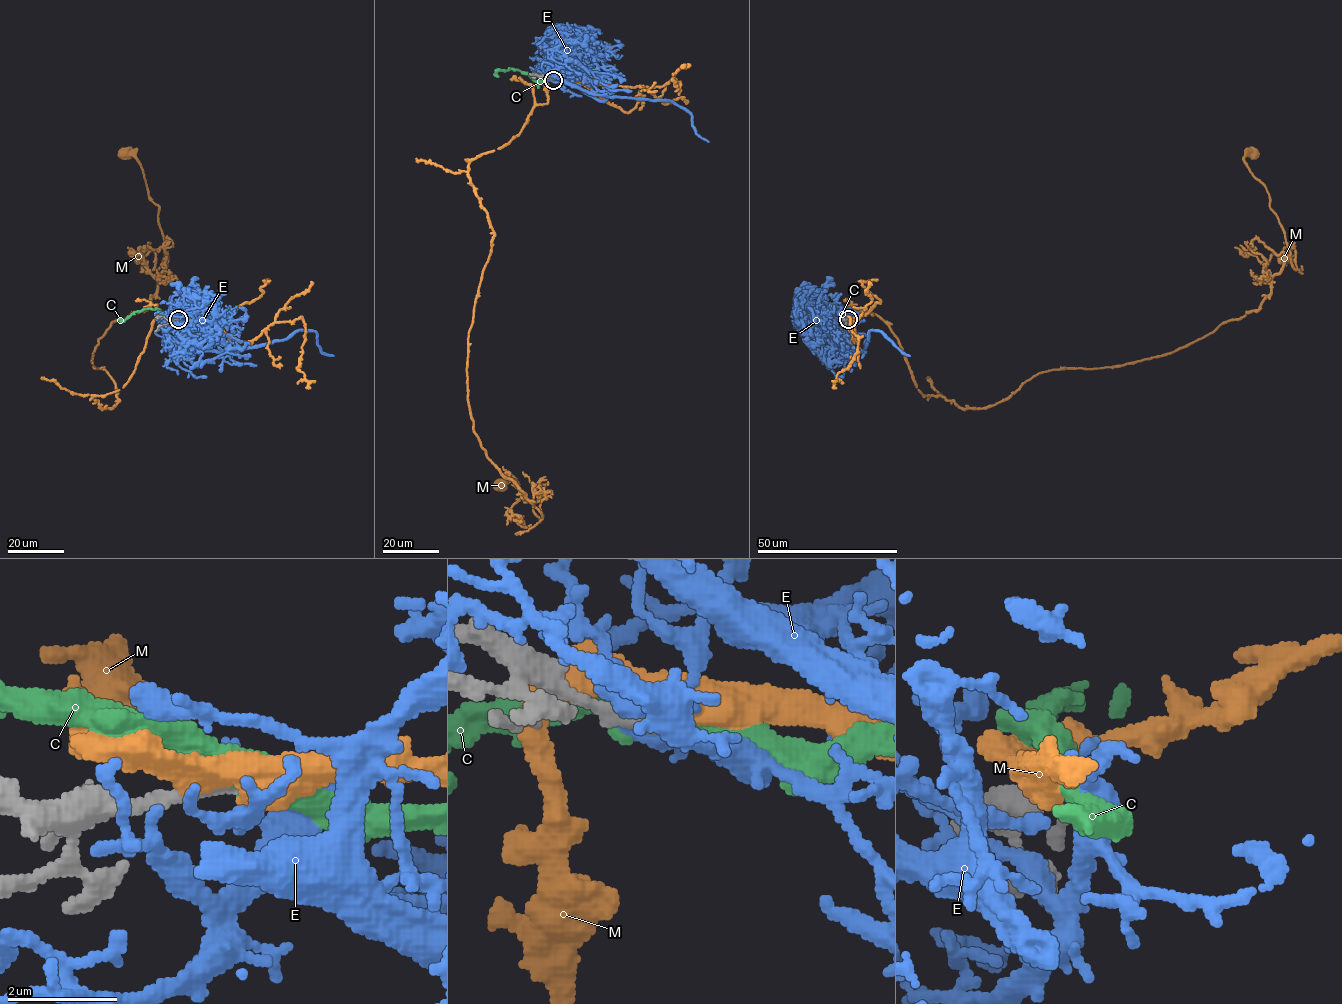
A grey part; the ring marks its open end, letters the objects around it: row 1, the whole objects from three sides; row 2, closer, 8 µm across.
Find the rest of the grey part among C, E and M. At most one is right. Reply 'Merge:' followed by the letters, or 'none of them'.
Merge: E

